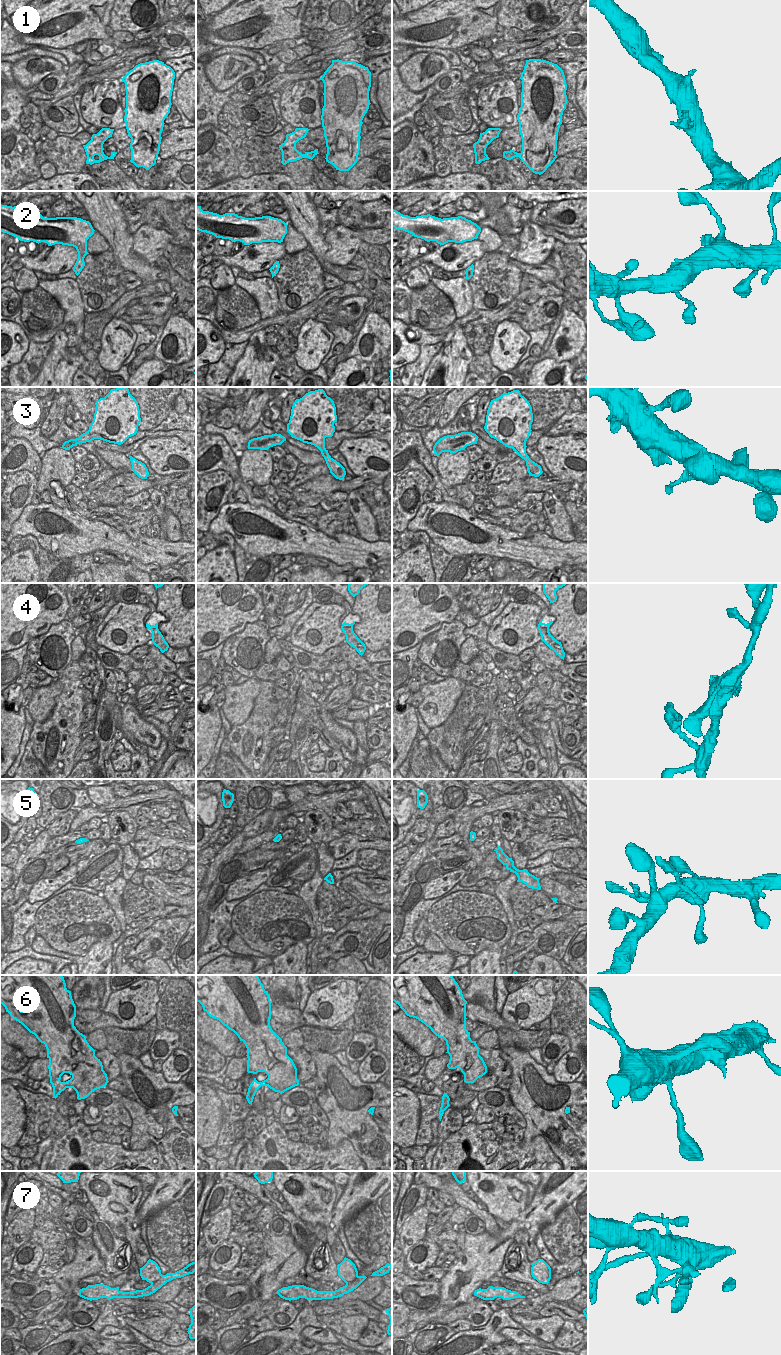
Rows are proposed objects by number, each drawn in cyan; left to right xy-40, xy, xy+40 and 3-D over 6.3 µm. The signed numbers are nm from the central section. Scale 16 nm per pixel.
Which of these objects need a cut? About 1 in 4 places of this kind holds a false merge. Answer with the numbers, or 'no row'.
1, 4

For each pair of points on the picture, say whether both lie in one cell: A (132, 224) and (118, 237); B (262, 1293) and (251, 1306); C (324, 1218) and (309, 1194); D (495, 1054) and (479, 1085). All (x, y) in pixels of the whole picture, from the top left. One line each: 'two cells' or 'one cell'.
A: two cells
B: two cells
C: one cell
D: one cell

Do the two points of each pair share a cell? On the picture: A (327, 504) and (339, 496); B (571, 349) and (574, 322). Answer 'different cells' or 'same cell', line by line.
A: same cell
B: same cell

